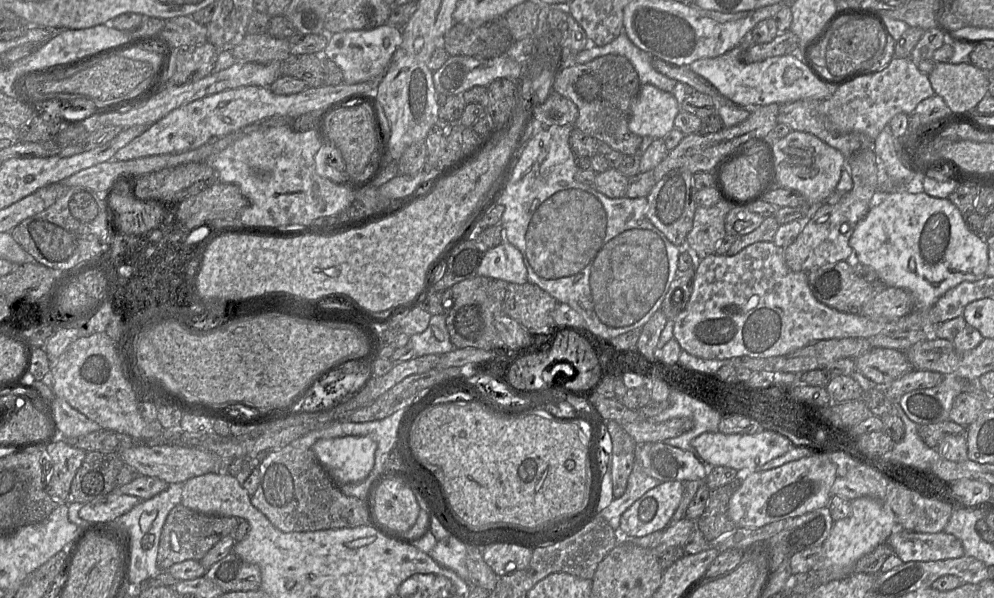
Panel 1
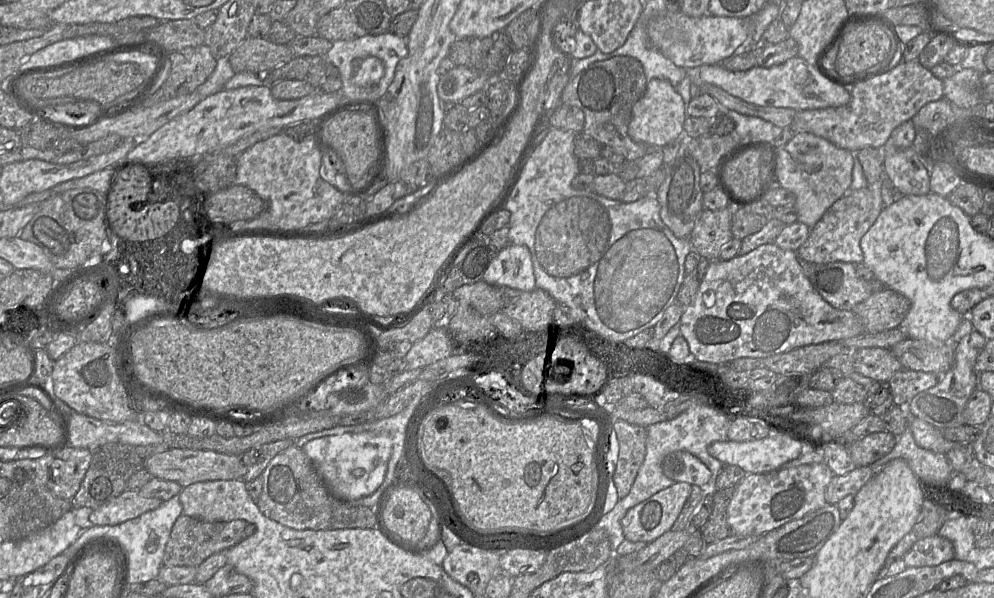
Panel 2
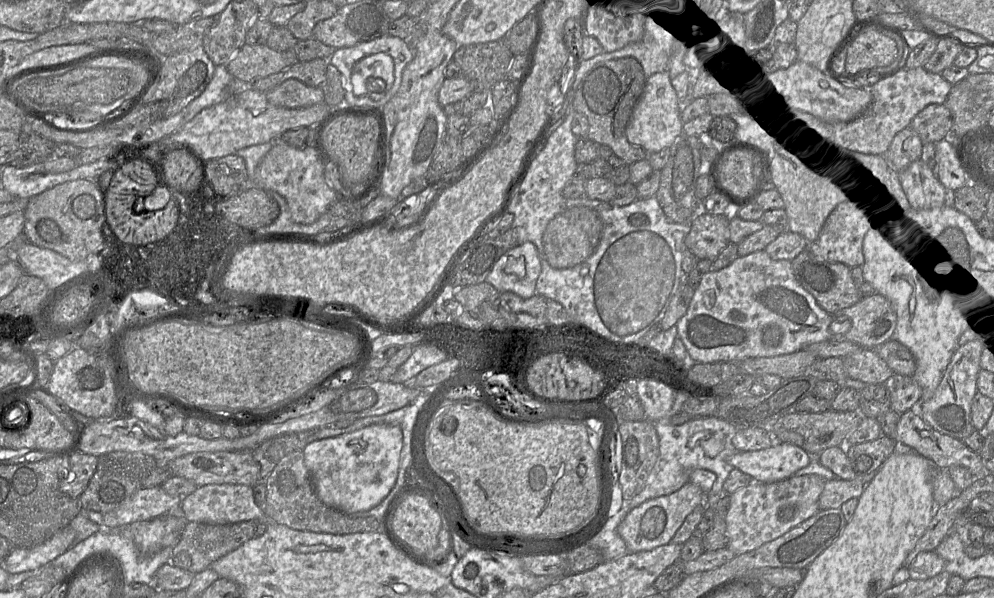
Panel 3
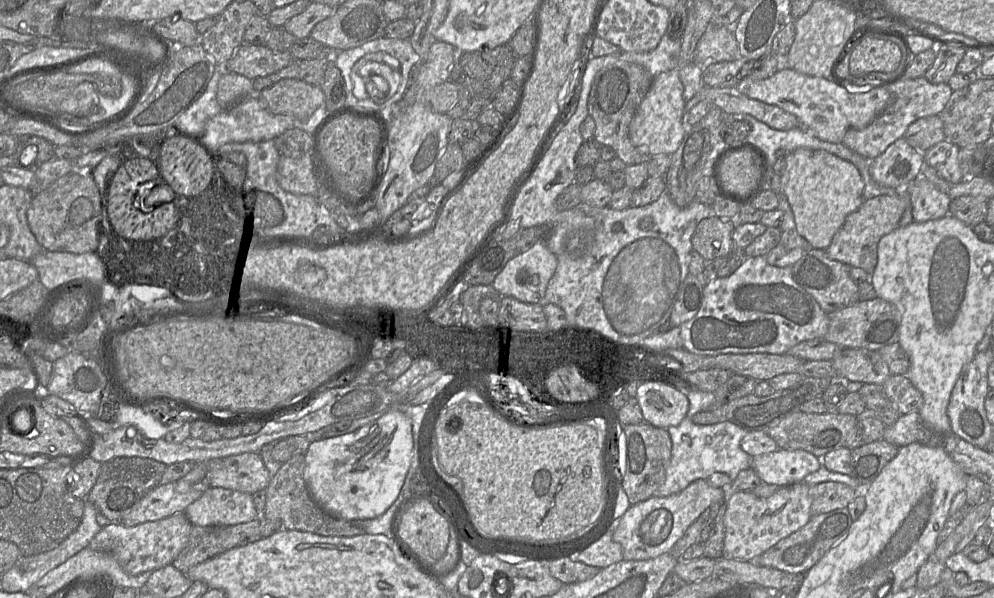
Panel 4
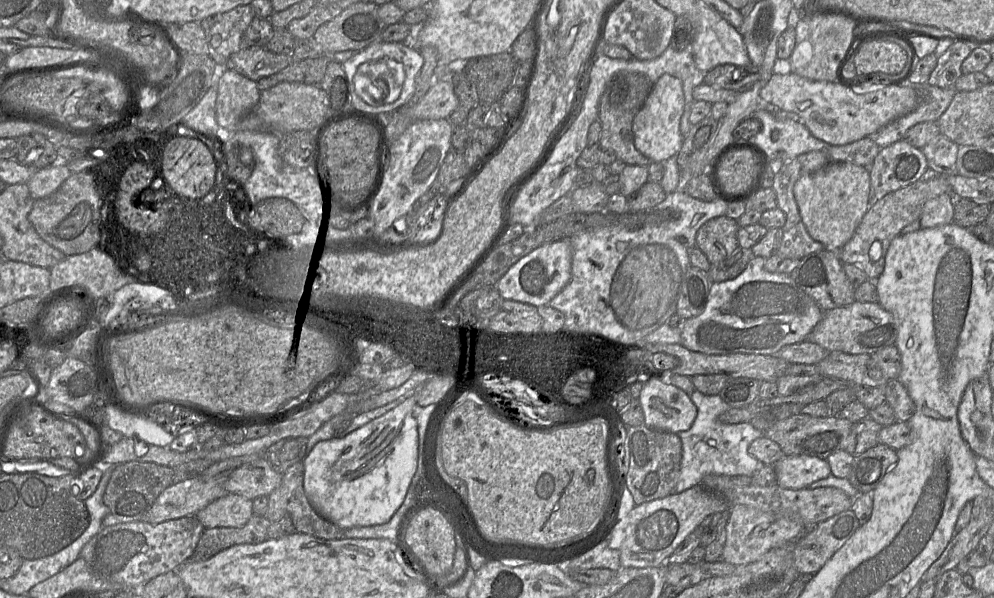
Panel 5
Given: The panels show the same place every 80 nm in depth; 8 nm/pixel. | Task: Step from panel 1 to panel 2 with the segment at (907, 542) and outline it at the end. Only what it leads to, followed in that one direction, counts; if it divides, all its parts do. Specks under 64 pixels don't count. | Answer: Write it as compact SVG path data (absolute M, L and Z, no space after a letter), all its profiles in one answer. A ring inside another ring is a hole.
M935 534L918 540L904 555L907 567L936 566L954 559L955 551L952 542Z

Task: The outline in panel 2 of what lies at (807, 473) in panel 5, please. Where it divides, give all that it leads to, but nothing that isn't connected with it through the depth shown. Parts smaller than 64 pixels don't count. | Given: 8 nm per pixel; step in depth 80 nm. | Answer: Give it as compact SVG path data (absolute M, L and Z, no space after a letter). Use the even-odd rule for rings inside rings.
M770 427L770 434L763 439L717 441L709 445L708 452L723 464L739 466L747 474L762 474L777 470L798 458L803 452L803 445Z

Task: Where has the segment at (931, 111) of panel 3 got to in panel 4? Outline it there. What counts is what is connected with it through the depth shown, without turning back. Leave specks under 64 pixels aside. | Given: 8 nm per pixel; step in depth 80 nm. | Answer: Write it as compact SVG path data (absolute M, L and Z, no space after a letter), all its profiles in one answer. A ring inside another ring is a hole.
M939 115L920 118L909 125L904 138L912 147L924 152L945 139L943 122Z

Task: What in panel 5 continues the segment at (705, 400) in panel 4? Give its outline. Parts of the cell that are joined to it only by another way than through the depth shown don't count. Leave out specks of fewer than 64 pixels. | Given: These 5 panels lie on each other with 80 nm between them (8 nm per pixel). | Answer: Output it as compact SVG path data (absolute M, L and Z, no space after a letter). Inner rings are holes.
M695 389L690 398L697 408L697 417L689 430L678 433L682 442L682 458L674 493L683 492L700 484L701 480L709 474L728 477L752 476L764 465L748 451L750 444L763 436L764 432L756 429L749 422L736 424L720 422L719 416L731 407L722 400L719 394L705 395Z

